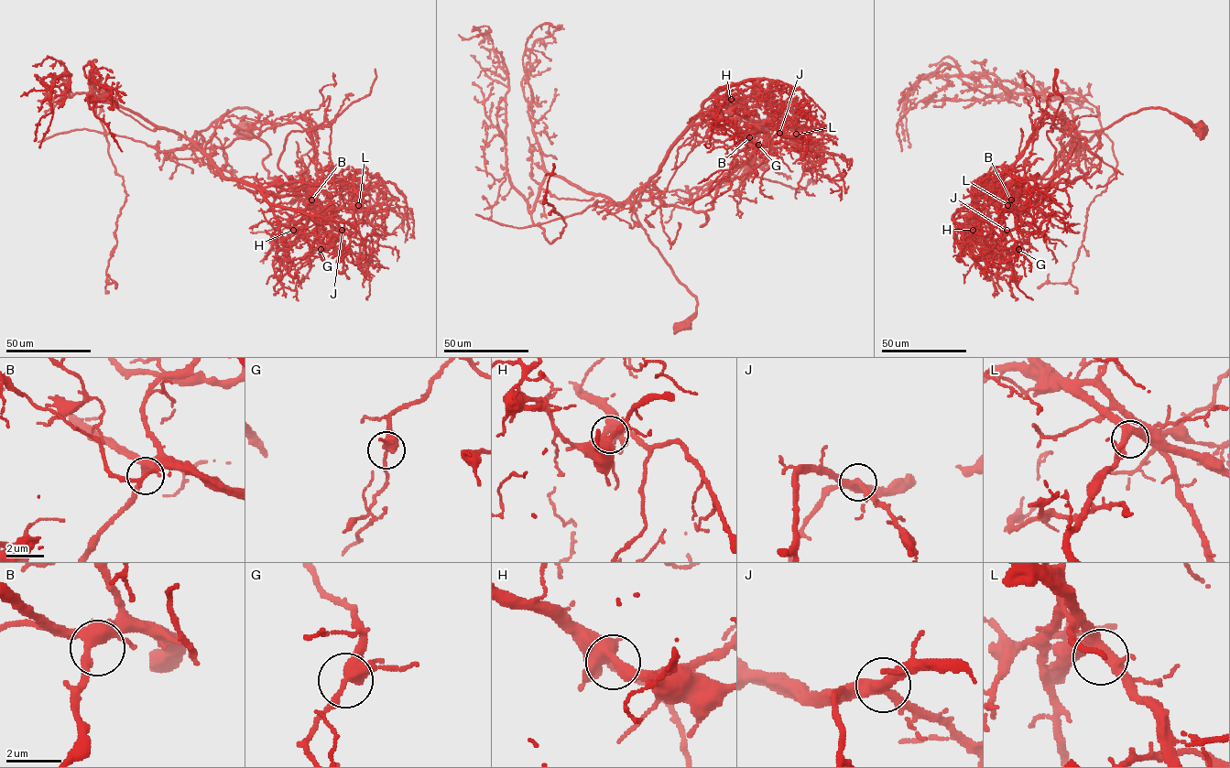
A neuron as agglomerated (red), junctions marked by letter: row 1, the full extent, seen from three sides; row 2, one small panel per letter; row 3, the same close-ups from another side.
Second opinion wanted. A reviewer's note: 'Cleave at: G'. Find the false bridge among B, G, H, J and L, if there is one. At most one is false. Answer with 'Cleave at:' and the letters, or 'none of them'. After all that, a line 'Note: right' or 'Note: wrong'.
Cleave at: G
Note: right

